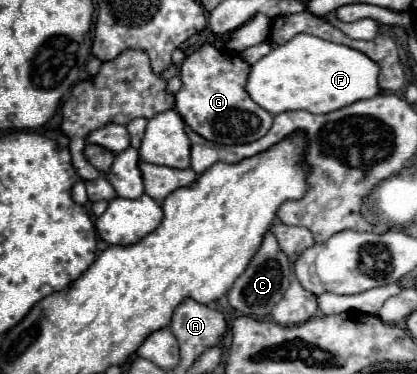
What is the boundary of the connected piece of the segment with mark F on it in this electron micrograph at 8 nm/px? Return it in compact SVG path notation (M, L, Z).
M297 34L293 40L275 46L267 56L255 62L255 68L249 72L247 92L261 108L275 116L289 110L327 114L357 100L375 98L381 92L377 86L379 72L377 62L359 50L311 34Z

